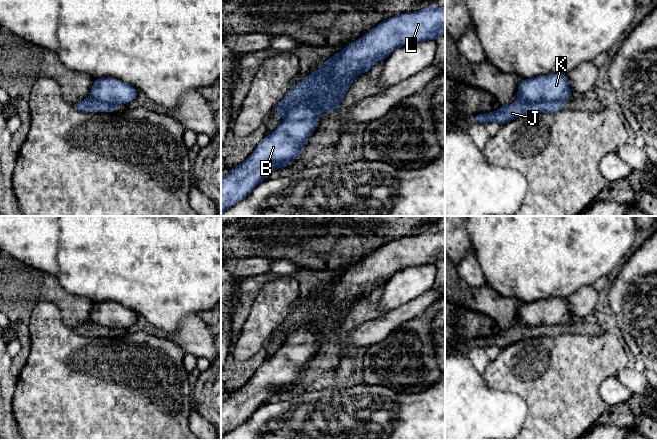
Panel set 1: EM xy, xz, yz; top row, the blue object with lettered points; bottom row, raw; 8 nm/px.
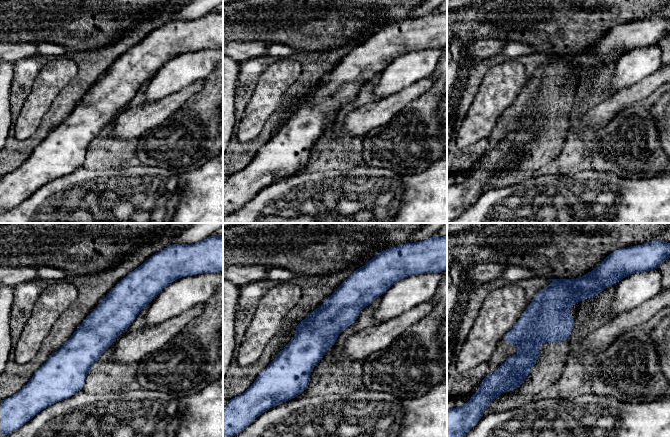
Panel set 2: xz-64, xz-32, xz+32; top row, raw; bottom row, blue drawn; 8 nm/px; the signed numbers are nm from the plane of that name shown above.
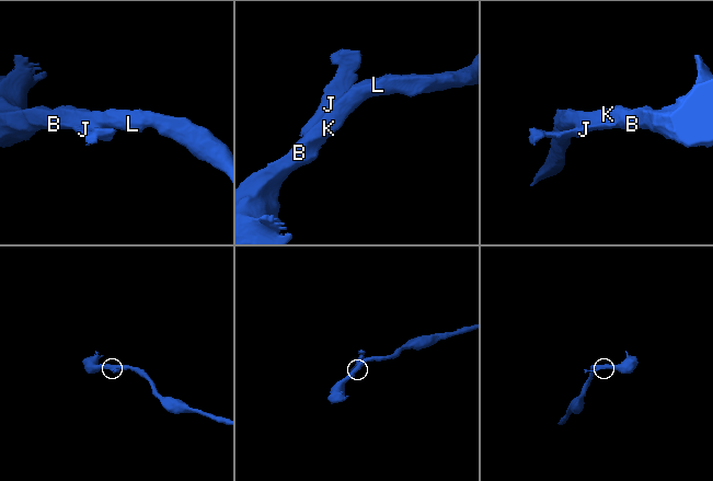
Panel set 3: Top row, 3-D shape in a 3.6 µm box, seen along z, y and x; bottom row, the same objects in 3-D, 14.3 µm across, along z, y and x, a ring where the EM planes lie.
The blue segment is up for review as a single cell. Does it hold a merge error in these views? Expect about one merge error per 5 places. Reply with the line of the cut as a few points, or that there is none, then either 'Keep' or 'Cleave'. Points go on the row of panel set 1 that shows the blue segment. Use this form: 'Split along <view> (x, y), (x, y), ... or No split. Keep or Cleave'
Split along xz (340, 52), (331, 68), (328, 82), (331, 85), (347, 89). Cleave

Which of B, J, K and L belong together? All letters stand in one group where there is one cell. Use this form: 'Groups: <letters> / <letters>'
Groups: B K L / J

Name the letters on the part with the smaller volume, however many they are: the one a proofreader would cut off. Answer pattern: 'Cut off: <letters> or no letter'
Cut off: J

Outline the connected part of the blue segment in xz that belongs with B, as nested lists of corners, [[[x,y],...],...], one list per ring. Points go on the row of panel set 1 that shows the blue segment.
[[[309,102],[301,103],[290,109],[286,119],[260,141],[245,161],[230,168],[229,173],[221,178],[221,216],[249,195],[260,182],[268,178],[271,172],[277,168],[290,166],[303,153],[306,140],[318,127],[321,111],[318,103]]]

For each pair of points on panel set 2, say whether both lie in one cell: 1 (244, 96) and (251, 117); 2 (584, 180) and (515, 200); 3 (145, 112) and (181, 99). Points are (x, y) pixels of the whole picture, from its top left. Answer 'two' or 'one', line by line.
1: two
2: one
3: one

